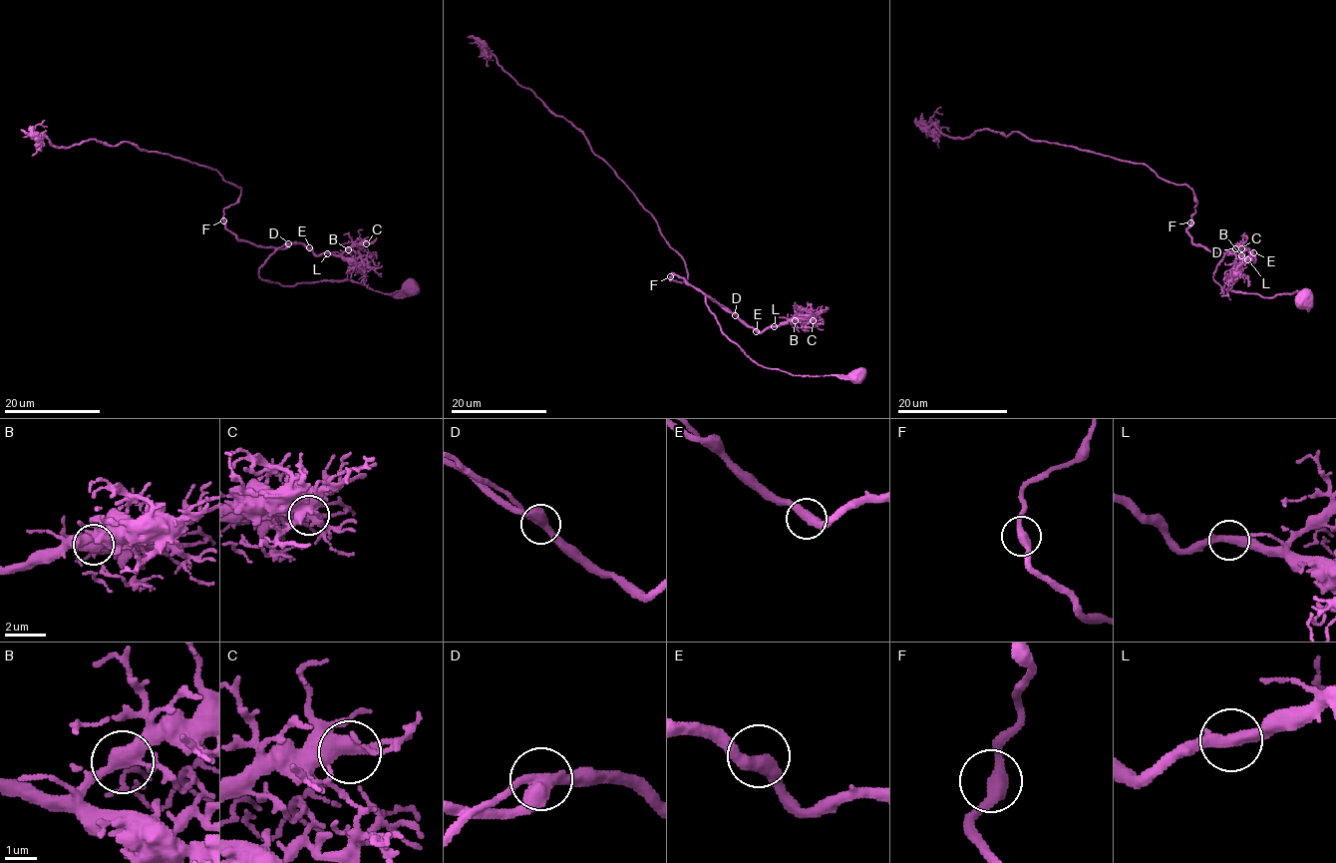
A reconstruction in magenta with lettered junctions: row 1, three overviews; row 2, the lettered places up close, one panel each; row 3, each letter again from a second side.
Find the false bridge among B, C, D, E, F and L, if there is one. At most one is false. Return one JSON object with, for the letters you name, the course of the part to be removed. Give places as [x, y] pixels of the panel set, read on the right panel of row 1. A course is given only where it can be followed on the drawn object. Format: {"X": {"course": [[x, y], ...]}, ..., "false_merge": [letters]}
{"false_merge": []}

